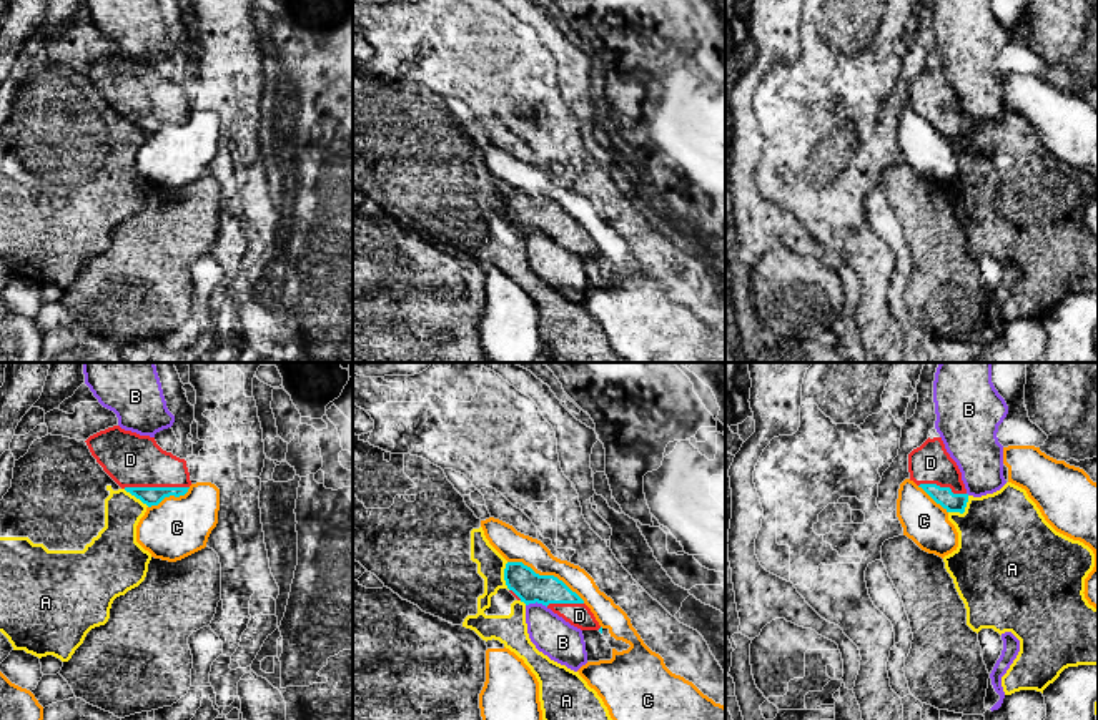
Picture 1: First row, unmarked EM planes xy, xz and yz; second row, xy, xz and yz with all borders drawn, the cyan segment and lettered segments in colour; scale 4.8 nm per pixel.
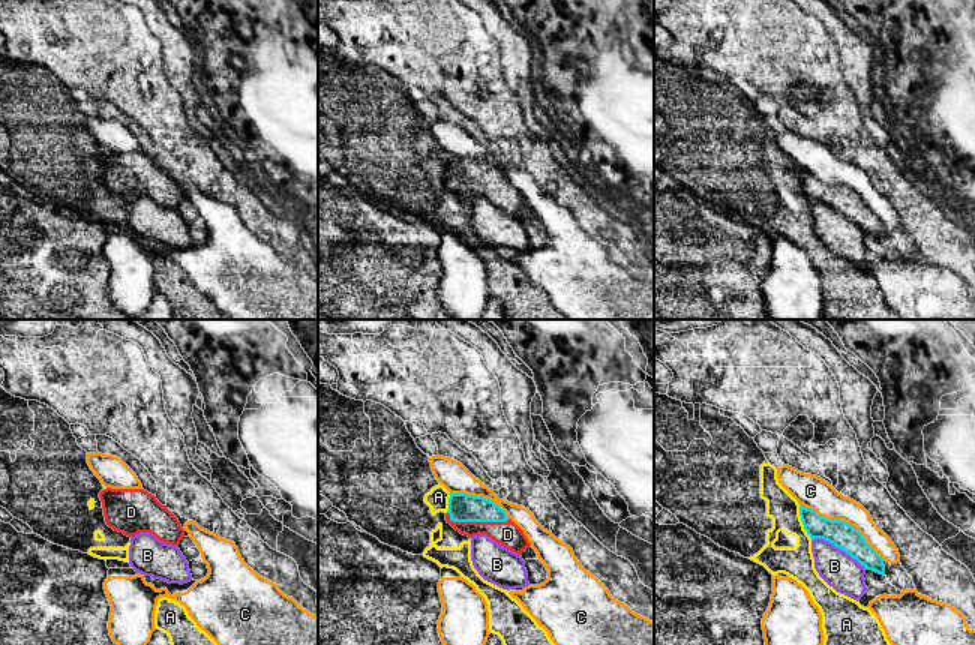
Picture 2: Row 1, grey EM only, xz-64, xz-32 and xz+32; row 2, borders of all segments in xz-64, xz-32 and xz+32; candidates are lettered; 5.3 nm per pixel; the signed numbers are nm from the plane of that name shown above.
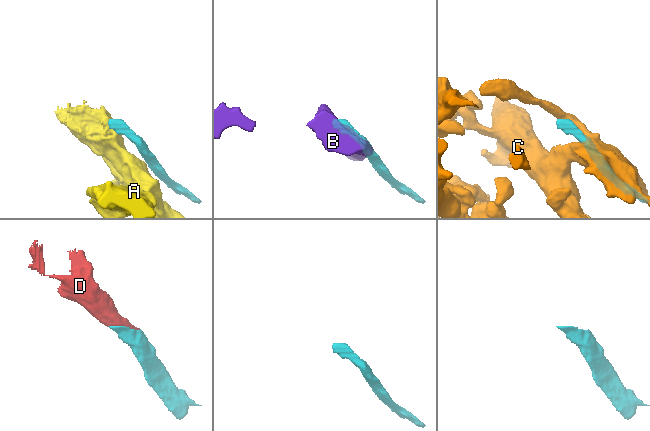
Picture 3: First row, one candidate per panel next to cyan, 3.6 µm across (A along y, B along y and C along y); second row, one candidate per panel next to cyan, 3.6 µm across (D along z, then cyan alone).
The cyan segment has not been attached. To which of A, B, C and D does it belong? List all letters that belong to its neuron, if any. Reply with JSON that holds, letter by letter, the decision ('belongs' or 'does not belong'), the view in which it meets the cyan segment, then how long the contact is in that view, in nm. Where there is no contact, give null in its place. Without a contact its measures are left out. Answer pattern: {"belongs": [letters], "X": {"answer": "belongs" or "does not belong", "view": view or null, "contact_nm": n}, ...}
{"belongs": ["D"], "A": {"answer": "does not belong", "view": "yz", "contact_nm": 130}, "B": {"answer": "does not belong", "view": "xz", "contact_nm": 110}, "C": {"answer": "does not belong", "view": "xz", "contact_nm": 420}, "D": {"answer": "belongs", "view": "xy", "contact_nm": 320}}

